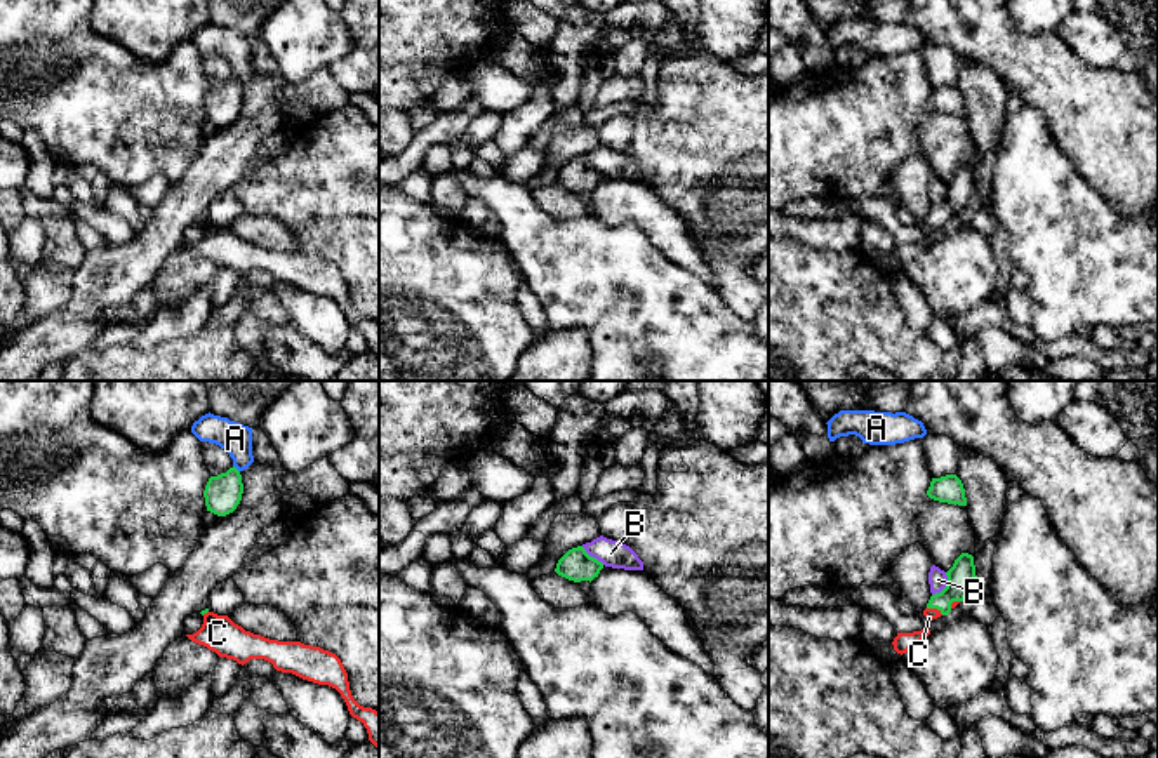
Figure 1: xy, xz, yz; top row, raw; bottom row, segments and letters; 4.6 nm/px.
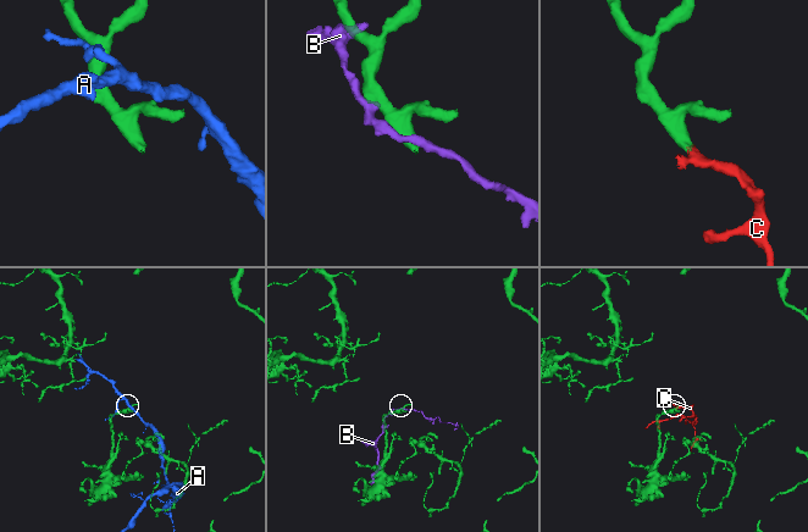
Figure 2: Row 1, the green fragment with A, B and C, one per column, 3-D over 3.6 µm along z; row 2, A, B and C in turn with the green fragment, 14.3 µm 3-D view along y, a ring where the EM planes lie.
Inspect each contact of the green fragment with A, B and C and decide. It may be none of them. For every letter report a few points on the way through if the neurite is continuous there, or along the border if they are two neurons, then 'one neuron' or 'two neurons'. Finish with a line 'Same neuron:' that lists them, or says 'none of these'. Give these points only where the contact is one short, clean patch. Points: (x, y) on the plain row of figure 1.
A: two neurons
B: two neurons
C: runs through yz (962, 186), (960, 193), (936, 218), (929, 223); one neuron
Same neuron: C

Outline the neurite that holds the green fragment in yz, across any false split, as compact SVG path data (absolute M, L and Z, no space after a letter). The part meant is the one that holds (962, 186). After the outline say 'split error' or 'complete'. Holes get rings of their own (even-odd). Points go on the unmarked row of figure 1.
M962 163L946 186L946 198L941 203L932 205L927 219L923 221L923 226L928 231L948 226L960 212L965 210L977 190L974 167Z; split error

